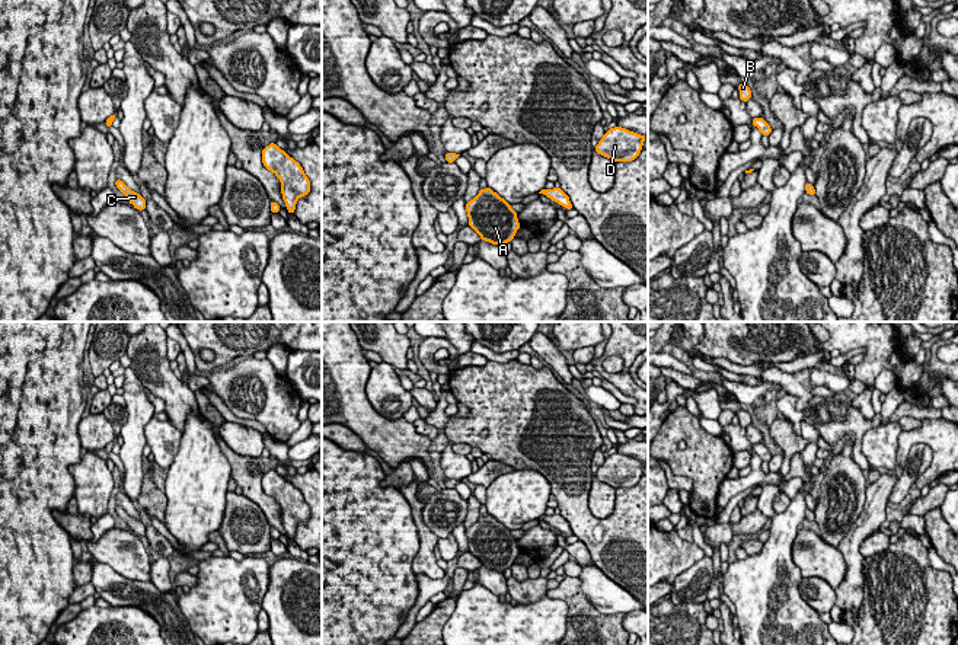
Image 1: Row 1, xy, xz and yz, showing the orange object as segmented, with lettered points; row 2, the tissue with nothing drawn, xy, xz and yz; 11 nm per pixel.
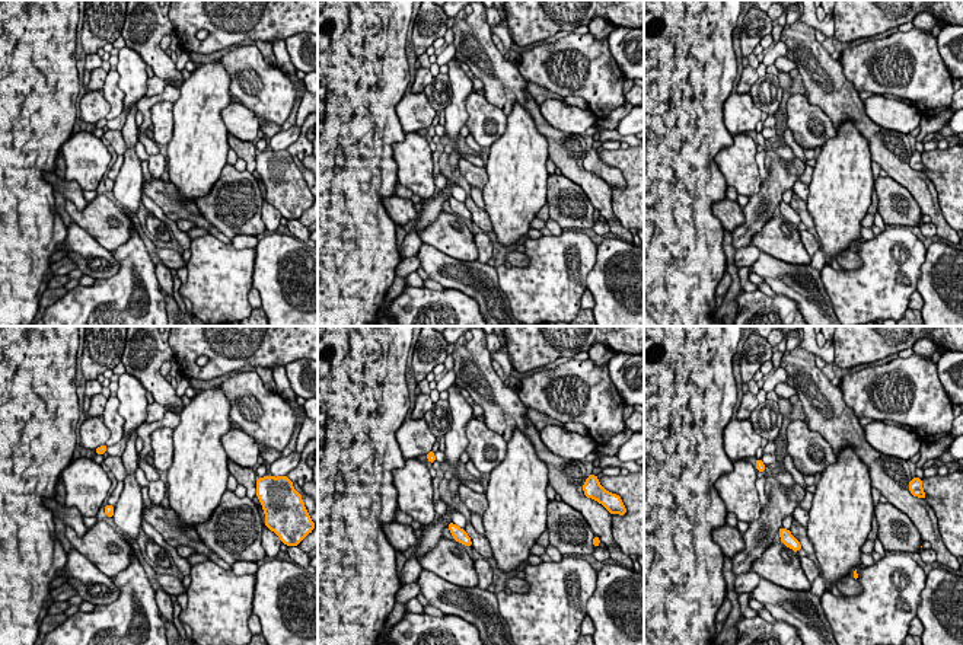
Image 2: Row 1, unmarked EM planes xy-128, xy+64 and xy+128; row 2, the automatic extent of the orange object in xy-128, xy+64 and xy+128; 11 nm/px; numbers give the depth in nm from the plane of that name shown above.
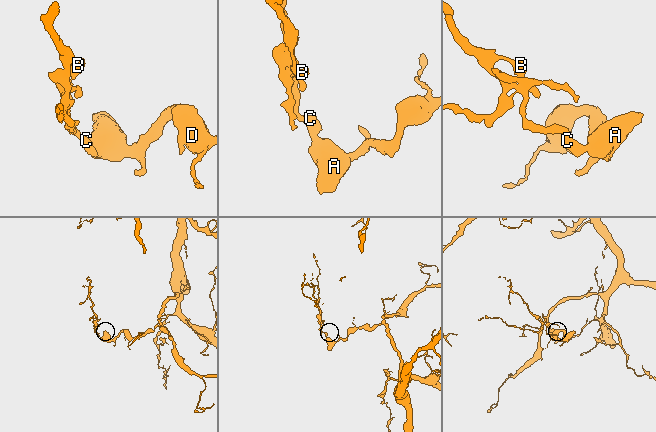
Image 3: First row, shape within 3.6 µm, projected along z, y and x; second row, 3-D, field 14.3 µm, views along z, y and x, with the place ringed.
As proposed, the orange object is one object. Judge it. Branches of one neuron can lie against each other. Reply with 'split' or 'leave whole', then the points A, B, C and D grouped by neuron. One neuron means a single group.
leave whole; A B C D

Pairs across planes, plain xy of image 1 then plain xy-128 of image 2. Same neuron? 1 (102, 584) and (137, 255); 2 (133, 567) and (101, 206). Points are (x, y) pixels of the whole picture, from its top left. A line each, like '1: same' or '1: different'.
1: different
2: same

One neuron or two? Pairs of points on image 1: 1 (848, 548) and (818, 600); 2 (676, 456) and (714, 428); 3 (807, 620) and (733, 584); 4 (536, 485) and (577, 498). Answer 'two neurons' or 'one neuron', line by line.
1: two neurons
2: two neurons
3: one neuron
4: two neurons

